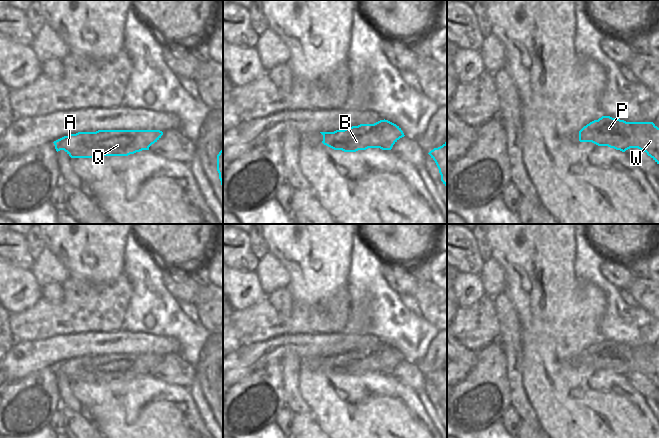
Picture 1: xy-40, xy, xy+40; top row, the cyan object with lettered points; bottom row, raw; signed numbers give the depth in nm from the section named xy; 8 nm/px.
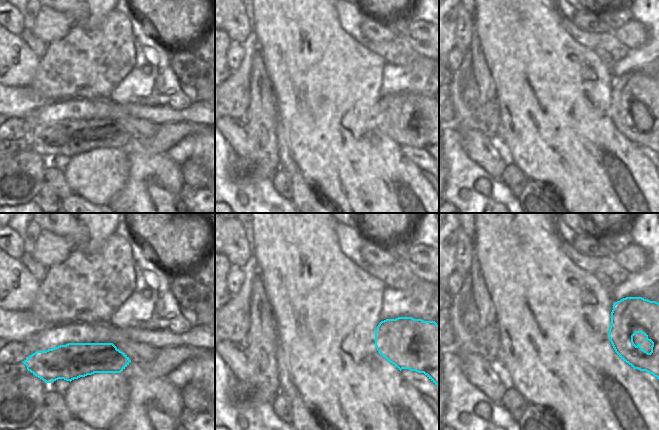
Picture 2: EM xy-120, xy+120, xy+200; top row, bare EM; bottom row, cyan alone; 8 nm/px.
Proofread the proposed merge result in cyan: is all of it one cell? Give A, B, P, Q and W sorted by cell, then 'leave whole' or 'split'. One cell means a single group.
A B P Q W; leave whole

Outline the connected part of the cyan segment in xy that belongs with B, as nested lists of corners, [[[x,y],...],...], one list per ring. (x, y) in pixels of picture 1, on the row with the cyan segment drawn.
[[[385,119],[374,124],[360,124],[344,130],[320,133],[323,135],[324,145],[344,152],[368,148],[391,150],[393,145],[405,136],[399,126]]]

